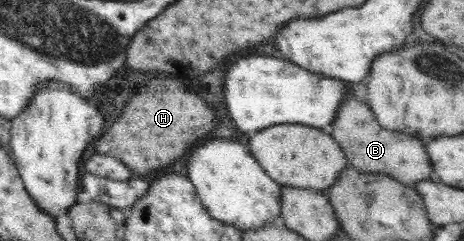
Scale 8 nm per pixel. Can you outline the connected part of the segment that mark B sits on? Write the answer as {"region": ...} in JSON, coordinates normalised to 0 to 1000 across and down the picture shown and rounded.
{"region":[[[787,336],[756,340],[748,357],[752,402],[735,427],[722,498],[716,506],[716,535],[720,535],[716,568],[733,593],[737,627],[746,635],[750,676],[784,718],[834,722],[873,772],[892,776],[903,751],[933,743],[938,710],[920,643],[916,598],[888,560],[825,531],[813,506],[802,456],[780,423],[791,378]]]}

